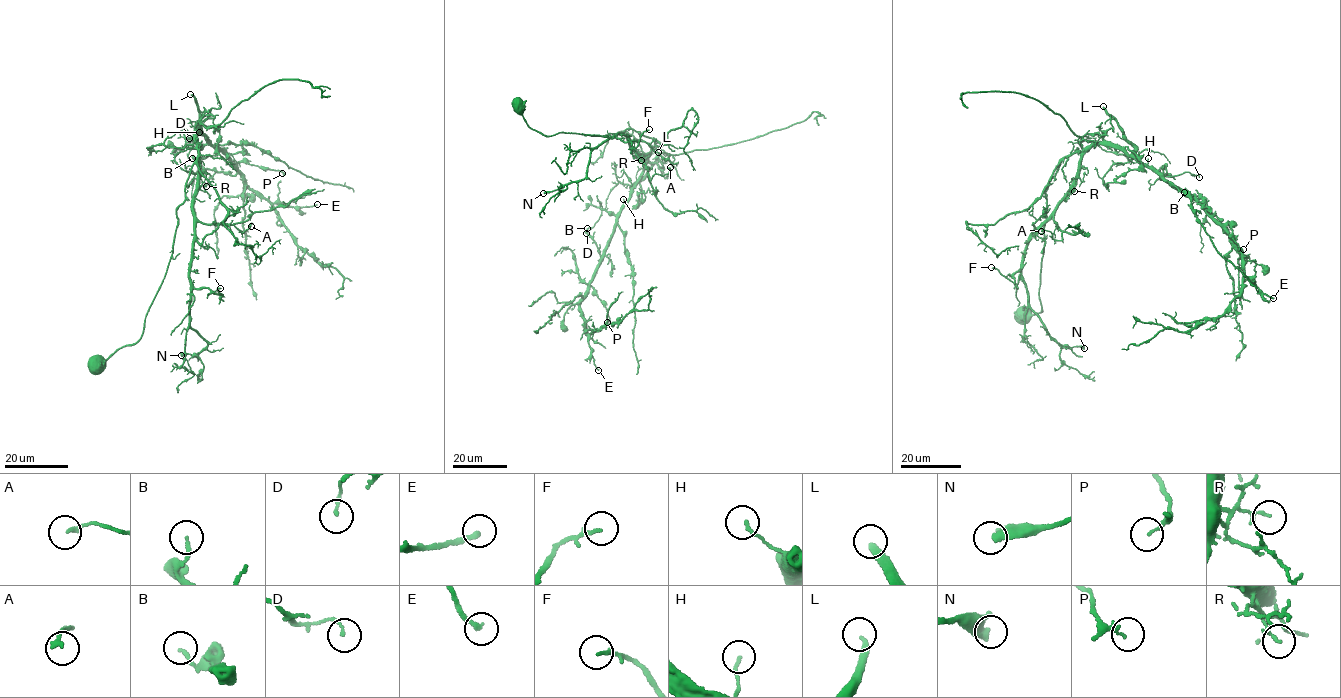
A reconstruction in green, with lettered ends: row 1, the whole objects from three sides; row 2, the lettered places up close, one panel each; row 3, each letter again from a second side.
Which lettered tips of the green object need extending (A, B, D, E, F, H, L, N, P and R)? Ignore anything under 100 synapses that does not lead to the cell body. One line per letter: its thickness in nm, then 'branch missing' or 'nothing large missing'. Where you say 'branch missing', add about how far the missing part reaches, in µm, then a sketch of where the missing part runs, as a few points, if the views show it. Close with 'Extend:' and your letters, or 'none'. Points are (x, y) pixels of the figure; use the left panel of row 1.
A: 200 nm thick; nothing large missing
B: 140 nm thick; nothing large missing
D: 130 nm thick; nothing large missing
E: 240 nm thick; nothing large missing
F: 150 nm thick; nothing large missing
H: 140 nm thick; nothing large missing
L: 280 nm thick; branch missing; about 110 µm are missing; missing branch runs (190, 94), (257, 203), (254, 222), (243, 237), (245, 255)
N: 460 nm thick; nothing large missing
P: 160 nm thick; nothing large missing
R: 130 nm thick; nothing large missing
Extend: L

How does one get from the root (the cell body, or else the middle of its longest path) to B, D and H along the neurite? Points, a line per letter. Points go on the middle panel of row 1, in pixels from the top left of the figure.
B: (519, 104), (527, 125), (545, 135), (561, 131), (603, 136), (631, 128), (654, 142), (602, 257), (587, 228)
D: (519, 104), (527, 125), (545, 135), (631, 128), (654, 142), (623, 208), (602, 210), (586, 233)
H: (519, 104), (527, 125), (547, 136), (631, 128), (652, 139), (642, 177), (623, 199)

